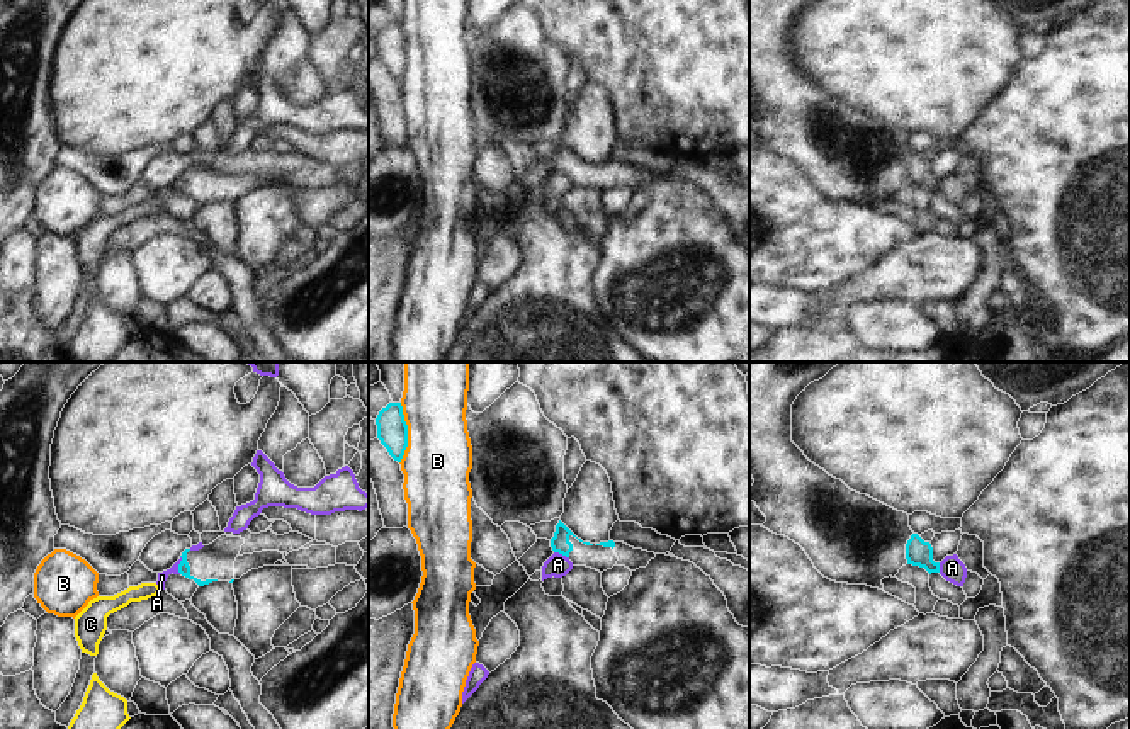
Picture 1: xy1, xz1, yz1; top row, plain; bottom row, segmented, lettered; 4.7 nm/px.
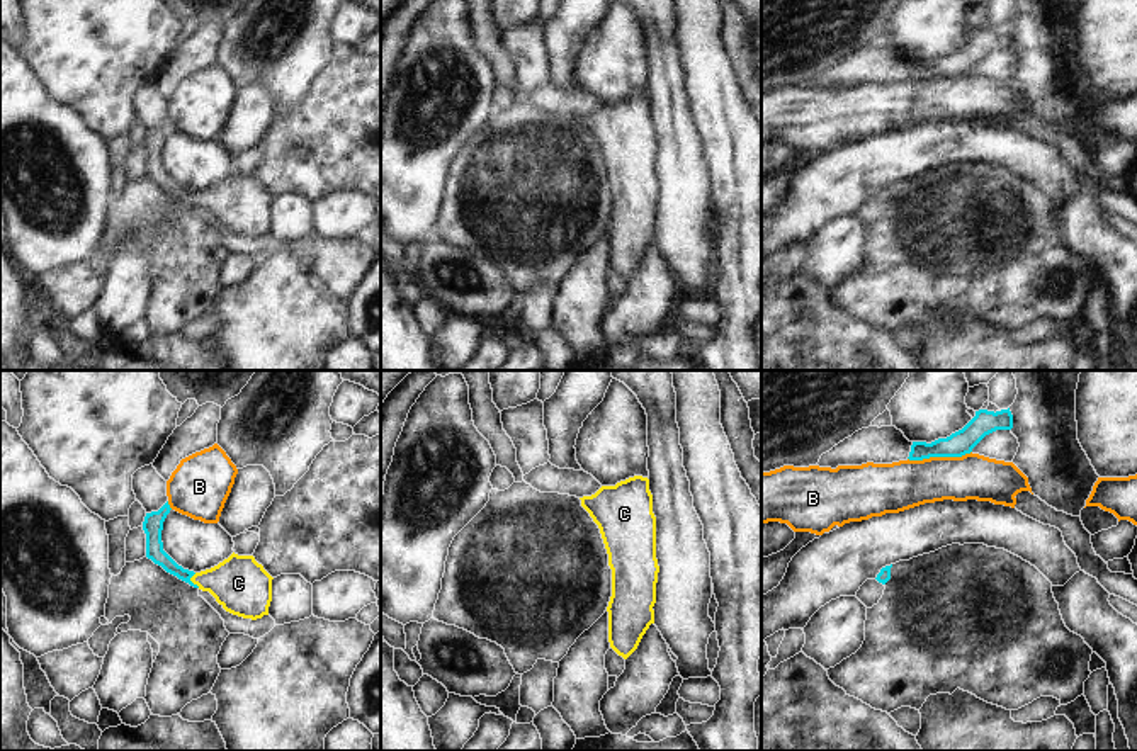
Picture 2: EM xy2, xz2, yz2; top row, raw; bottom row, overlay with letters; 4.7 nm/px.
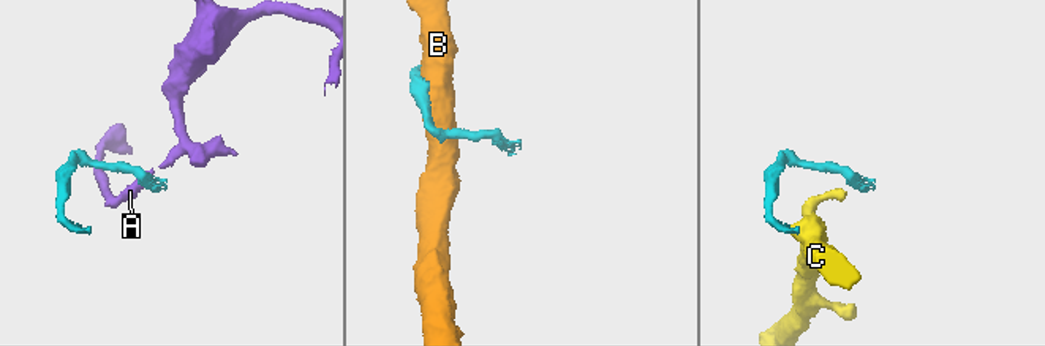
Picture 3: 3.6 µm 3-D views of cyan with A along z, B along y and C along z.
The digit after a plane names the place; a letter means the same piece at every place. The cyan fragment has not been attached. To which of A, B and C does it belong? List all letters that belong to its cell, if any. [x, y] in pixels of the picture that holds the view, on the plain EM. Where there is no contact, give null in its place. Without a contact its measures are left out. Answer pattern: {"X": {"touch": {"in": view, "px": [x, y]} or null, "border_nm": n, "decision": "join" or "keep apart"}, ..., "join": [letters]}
{"A": {"touch": {"in": "xy1", "px": [179, 184]}, "border_nm": 90, "decision": "keep apart"}, "B": {"touch": {"in": "yz2", "px": [939, 75]}, "border_nm": 300, "decision": "keep apart"}, "C": {"touch": {"in": "xy2", "px": [191, 201]}, "border_nm": 80, "decision": "join"}, "join": ["C"]}

